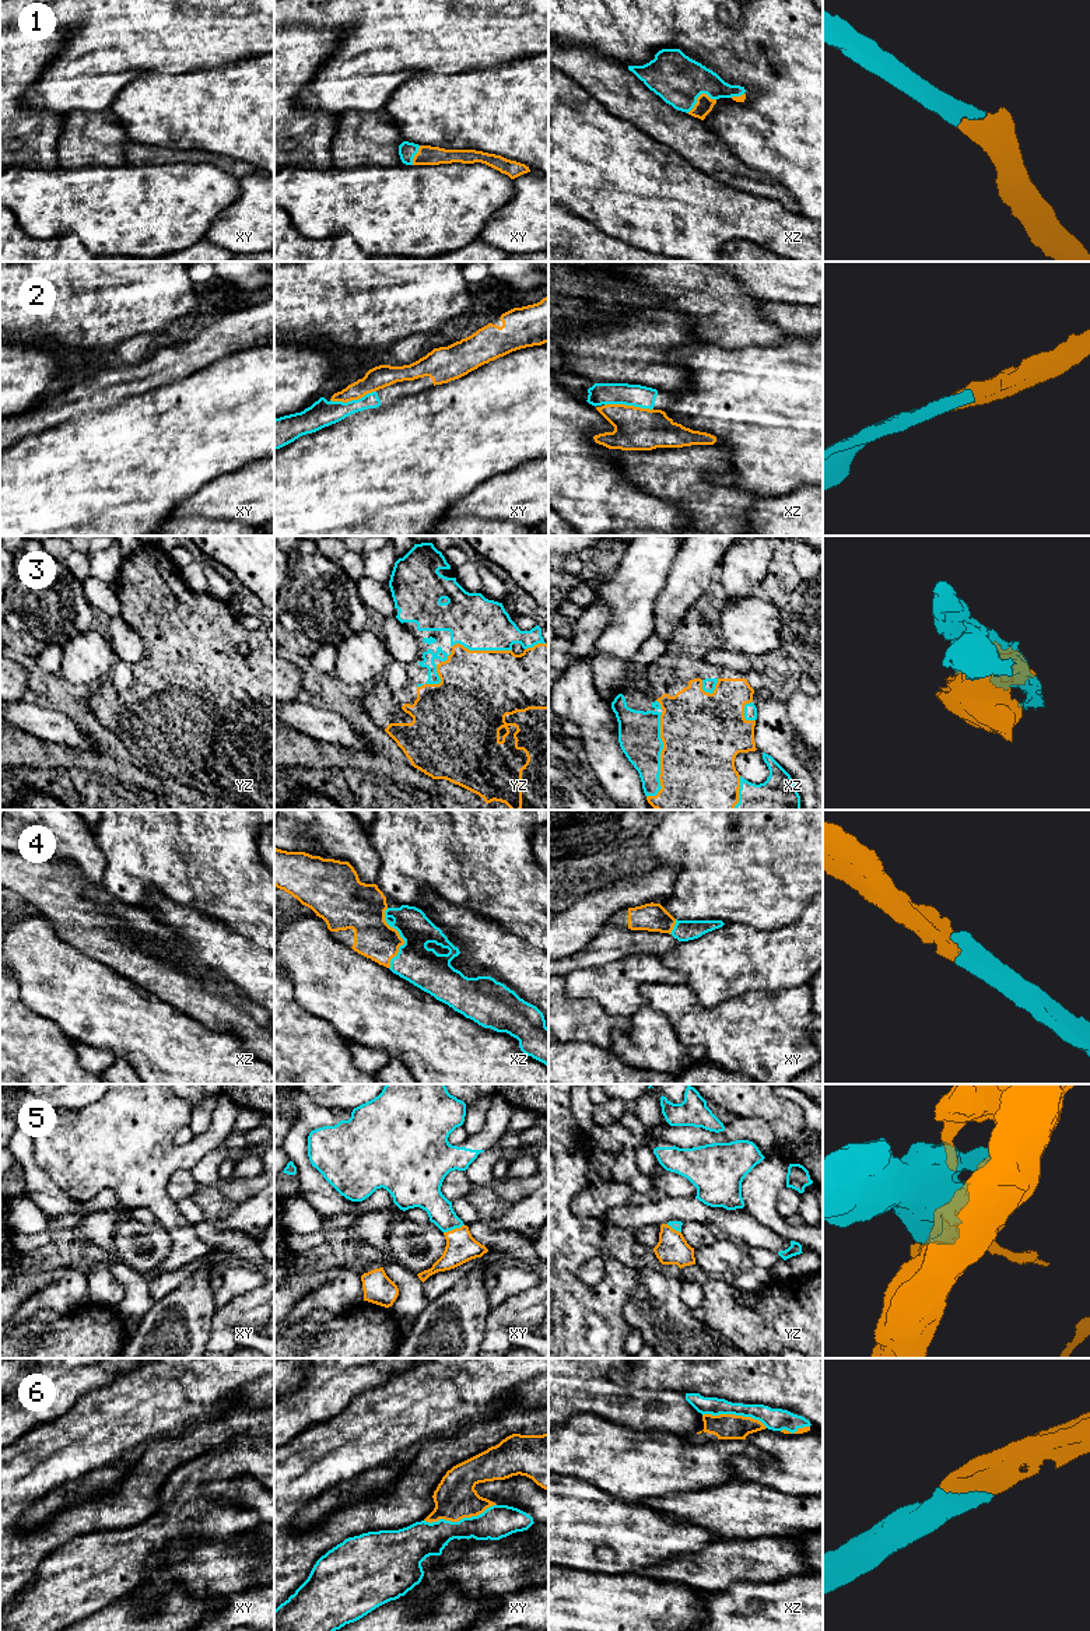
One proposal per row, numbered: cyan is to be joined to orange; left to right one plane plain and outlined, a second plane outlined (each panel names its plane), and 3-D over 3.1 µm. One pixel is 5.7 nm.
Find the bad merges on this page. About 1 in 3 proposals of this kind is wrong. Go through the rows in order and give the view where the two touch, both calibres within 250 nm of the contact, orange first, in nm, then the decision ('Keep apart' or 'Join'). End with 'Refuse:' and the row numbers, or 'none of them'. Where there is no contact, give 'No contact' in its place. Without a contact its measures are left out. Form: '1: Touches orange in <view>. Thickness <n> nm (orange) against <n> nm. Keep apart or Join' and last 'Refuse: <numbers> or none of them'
1: Touches orange in xz. Thickness 100 nm (orange) against 280 nm. Join
2: Touches orange in xz. Thickness 240 nm (orange) against 130 nm. Join
3: Touches orange in xz. Thickness 440 nm (orange) against 240 nm. Join
4: Touches orange in xz. Thickness 220 nm (orange) against 240 nm. Join
5: Touches orange in xy. Thickness 180 nm (orange) against 170 nm. Join
6: Touches orange in xy. Thickness 240 nm (orange) against 200 nm. Join
Refuse: none of them

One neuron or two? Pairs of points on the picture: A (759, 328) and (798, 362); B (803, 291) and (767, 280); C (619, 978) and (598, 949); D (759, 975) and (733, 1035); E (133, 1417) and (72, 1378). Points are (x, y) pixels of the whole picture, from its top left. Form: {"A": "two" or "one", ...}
{"A": "two", "B": "one", "C": "two", "D": "two", "E": "two"}

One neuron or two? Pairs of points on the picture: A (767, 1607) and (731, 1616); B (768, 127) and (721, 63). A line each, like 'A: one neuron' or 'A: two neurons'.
A: one neuron
B: one neuron

